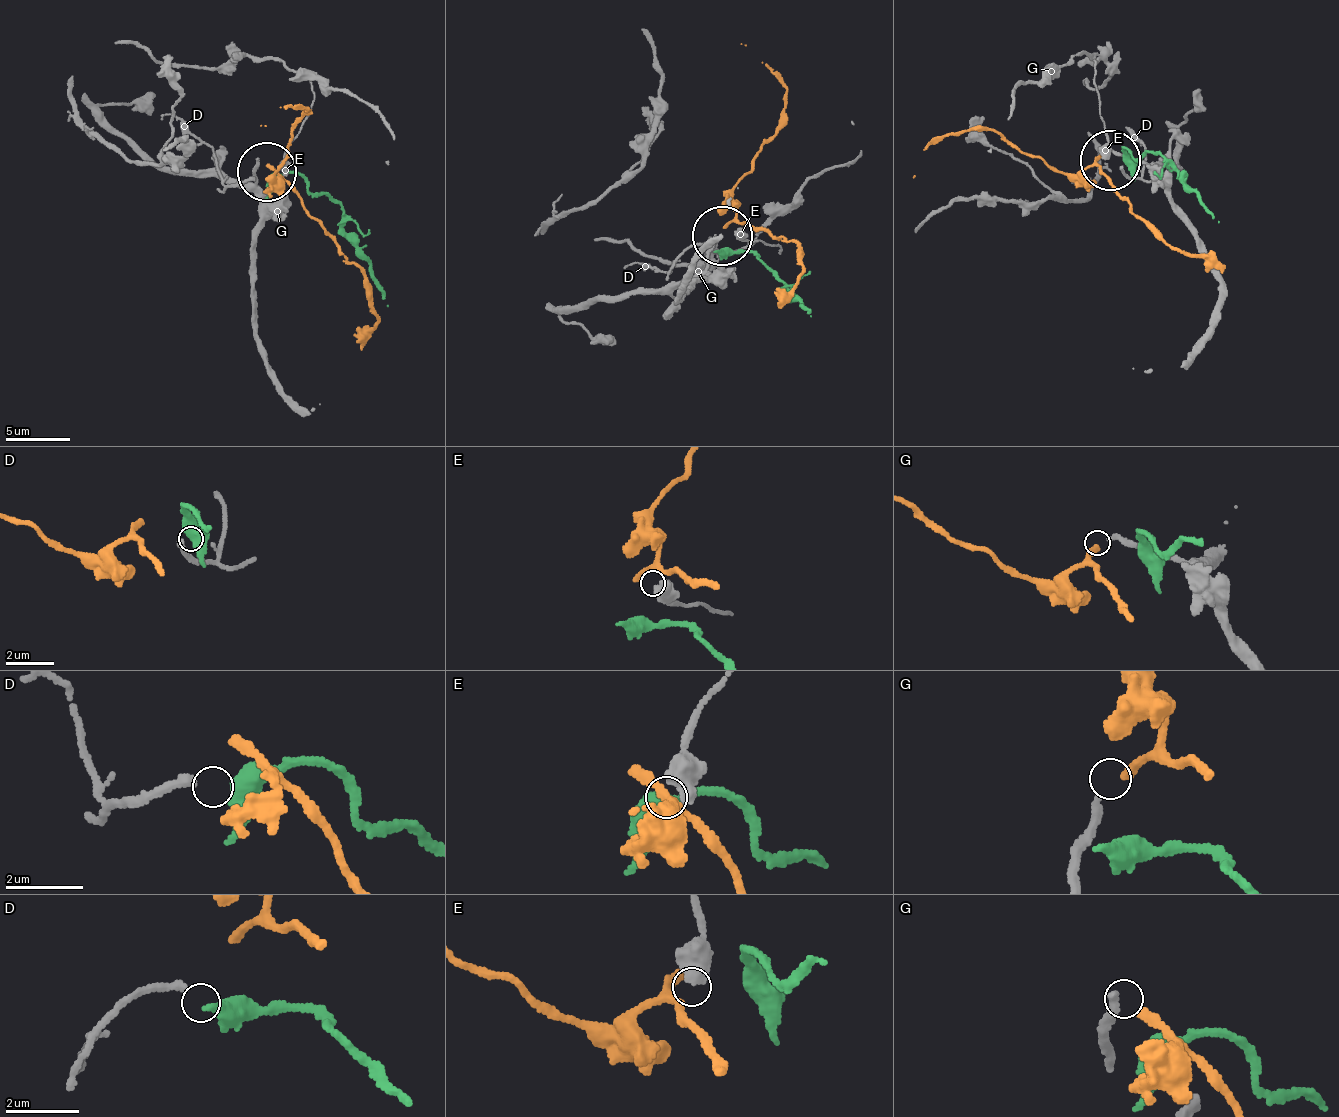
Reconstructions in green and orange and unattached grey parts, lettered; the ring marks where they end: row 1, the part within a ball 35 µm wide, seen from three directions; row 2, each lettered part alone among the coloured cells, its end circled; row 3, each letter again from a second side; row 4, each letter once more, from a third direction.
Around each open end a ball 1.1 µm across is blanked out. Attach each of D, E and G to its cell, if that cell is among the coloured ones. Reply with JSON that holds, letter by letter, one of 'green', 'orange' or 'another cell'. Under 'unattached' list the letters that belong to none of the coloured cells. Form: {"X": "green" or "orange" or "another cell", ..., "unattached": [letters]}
{"D": "green", "E": "another cell", "G": "orange", "unattached": ["E"]}

